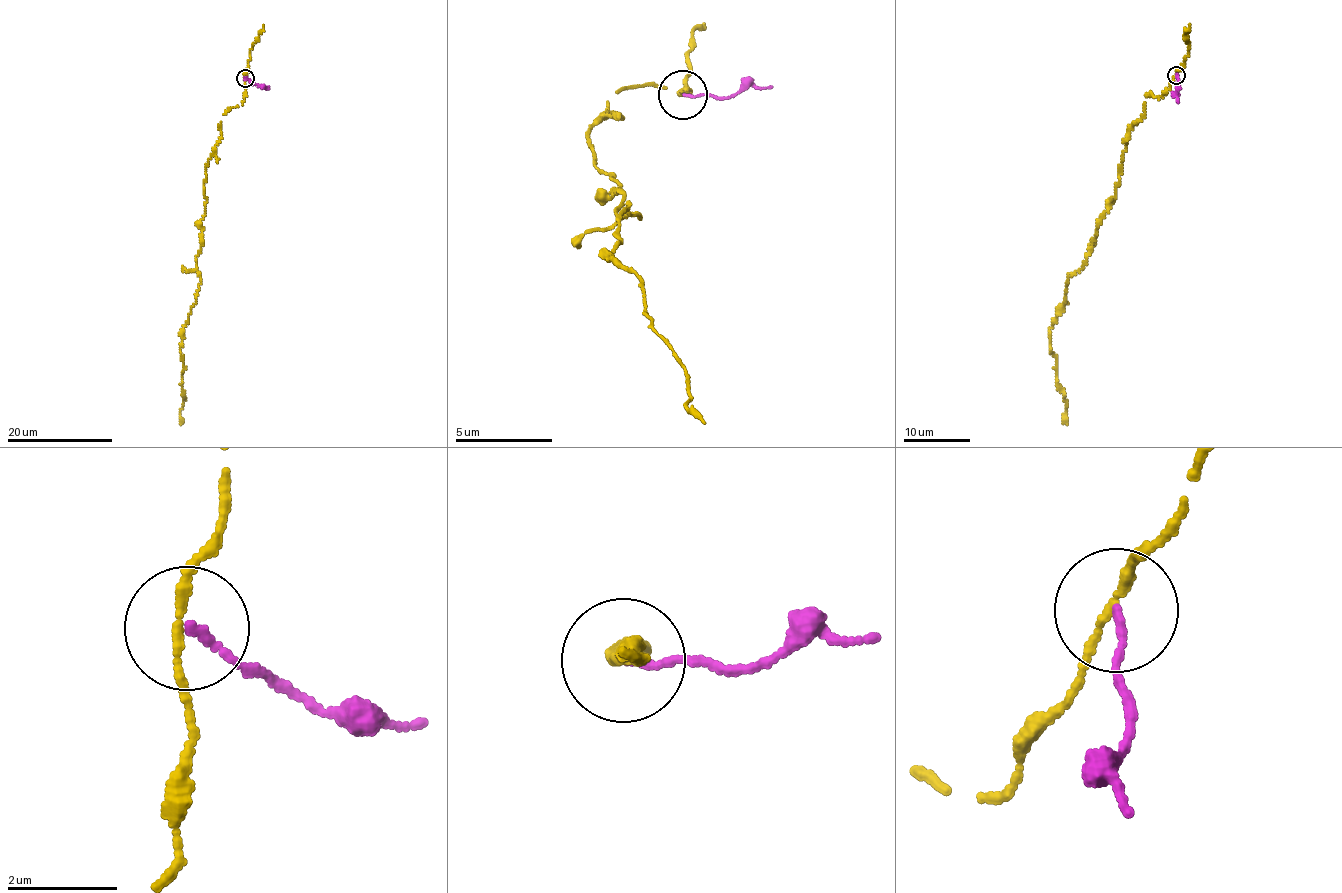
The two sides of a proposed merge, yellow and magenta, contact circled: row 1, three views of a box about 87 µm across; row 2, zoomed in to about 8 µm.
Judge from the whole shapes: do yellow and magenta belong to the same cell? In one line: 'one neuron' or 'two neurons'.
two neurons

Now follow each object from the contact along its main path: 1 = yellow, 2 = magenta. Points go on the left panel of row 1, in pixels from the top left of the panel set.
1: (245, 78), (244, 98), (220, 121), (221, 136), (208, 159), (196, 258), (200, 284), (184, 326), (182, 423)
2: (245, 78), (268, 88)

